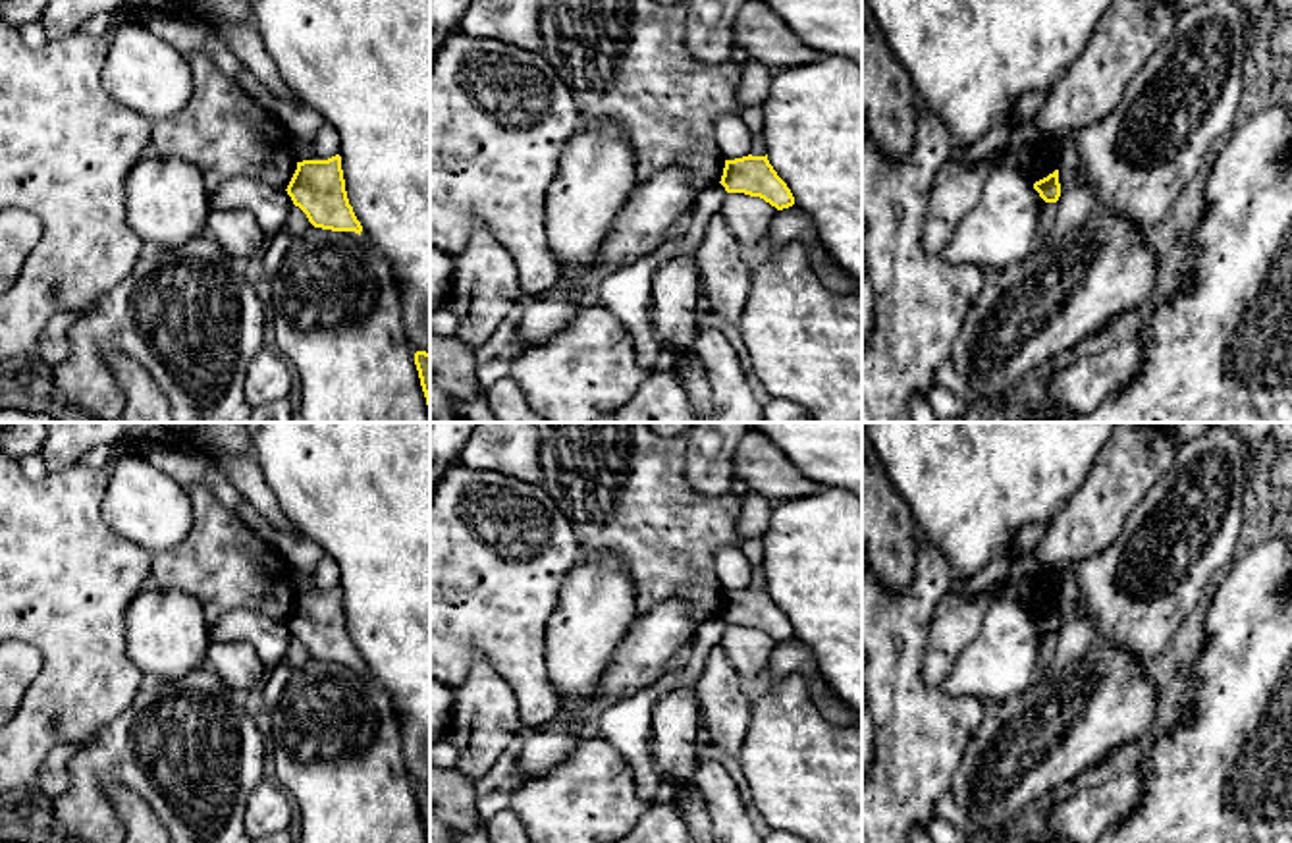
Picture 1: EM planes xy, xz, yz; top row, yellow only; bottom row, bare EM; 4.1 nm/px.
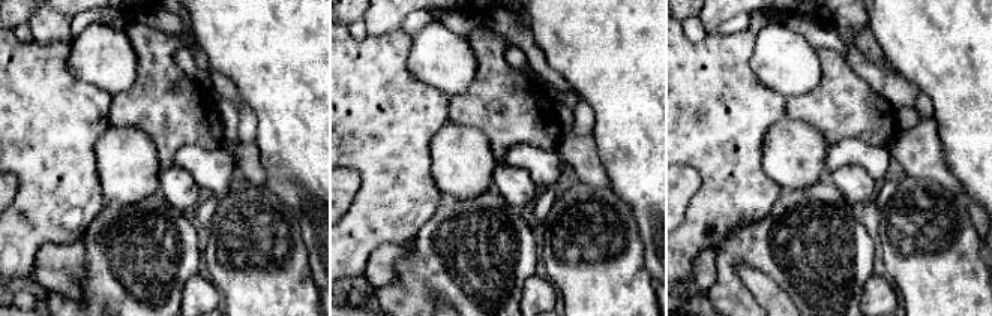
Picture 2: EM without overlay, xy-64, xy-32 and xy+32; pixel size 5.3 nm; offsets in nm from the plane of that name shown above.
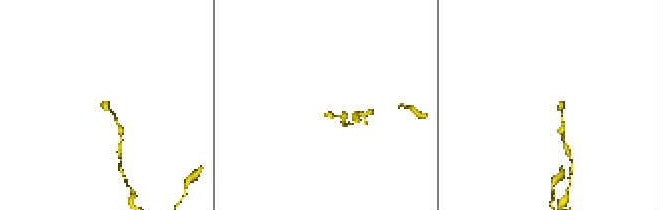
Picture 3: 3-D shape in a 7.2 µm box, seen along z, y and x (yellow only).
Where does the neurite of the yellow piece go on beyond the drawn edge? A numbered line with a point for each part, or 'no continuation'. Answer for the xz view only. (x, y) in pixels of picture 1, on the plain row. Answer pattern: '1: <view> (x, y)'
no continuation

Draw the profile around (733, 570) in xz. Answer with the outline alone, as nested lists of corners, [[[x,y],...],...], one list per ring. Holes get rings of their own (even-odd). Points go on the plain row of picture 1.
[[[723,546],[713,556],[717,583],[725,592],[735,592],[750,586],[752,563],[742,554],[740,546]]]

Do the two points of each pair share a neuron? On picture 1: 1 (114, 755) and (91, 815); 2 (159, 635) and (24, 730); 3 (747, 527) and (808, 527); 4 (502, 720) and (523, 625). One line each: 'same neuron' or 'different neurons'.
1: same neuron
2: different neurons
3: different neurons
4: different neurons

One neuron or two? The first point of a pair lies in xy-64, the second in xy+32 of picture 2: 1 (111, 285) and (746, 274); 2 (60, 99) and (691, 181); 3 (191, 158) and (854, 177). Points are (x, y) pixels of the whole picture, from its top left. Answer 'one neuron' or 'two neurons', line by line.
1: two neurons
2: two neurons
3: two neurons

